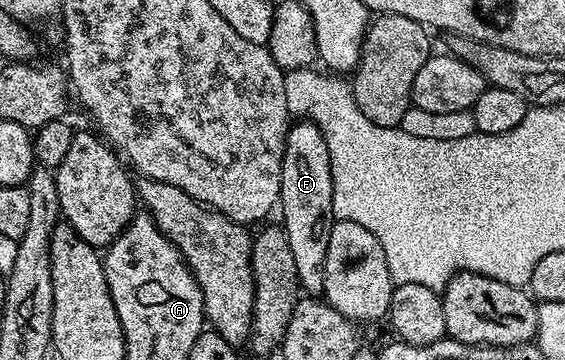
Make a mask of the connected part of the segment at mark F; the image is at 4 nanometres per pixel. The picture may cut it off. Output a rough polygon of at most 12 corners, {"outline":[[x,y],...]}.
{"outline":[[319,126],[284,141],[278,214],[301,289],[323,293],[334,221]]}

